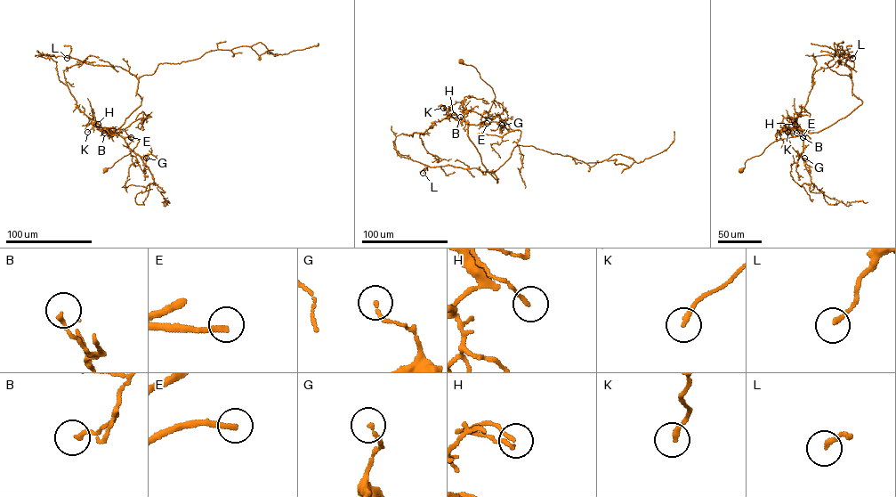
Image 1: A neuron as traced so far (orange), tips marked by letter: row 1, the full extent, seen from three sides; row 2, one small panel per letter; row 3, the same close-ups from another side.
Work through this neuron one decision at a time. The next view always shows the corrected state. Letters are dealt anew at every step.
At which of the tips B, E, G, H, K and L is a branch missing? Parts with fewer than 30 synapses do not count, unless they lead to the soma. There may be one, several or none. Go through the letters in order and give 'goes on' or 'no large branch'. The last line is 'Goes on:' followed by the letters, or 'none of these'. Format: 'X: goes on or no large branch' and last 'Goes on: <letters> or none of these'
B: no large branch
E: goes on
G: no large branch
H: no large branch
K: no large branch
L: no large branch
Goes on: E

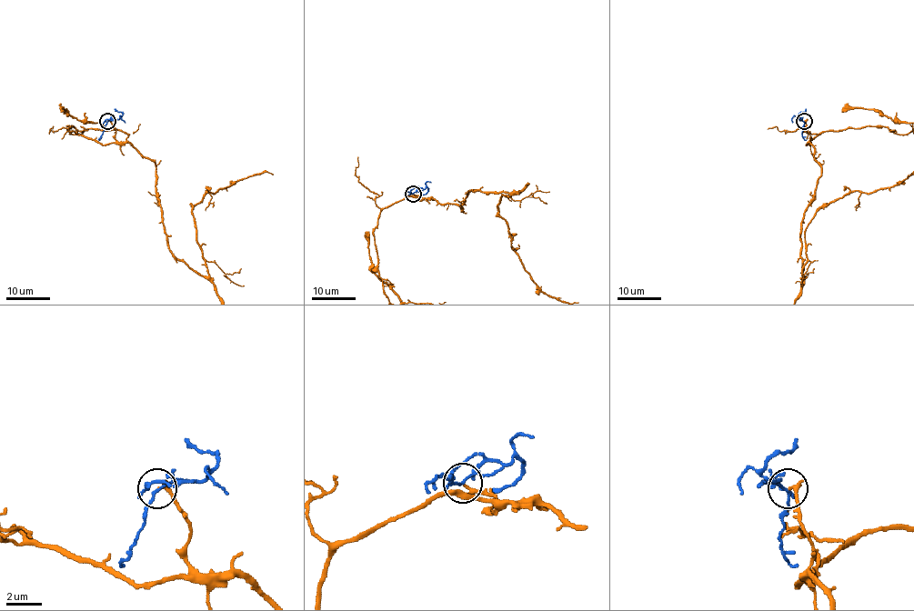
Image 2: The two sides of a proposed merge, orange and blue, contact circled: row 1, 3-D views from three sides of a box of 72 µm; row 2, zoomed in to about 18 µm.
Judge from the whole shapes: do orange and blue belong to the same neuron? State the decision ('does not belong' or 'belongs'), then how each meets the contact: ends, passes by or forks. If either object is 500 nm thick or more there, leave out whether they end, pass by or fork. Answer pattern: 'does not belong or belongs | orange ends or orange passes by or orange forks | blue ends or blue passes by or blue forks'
does not belong | orange ends | blue passes by

